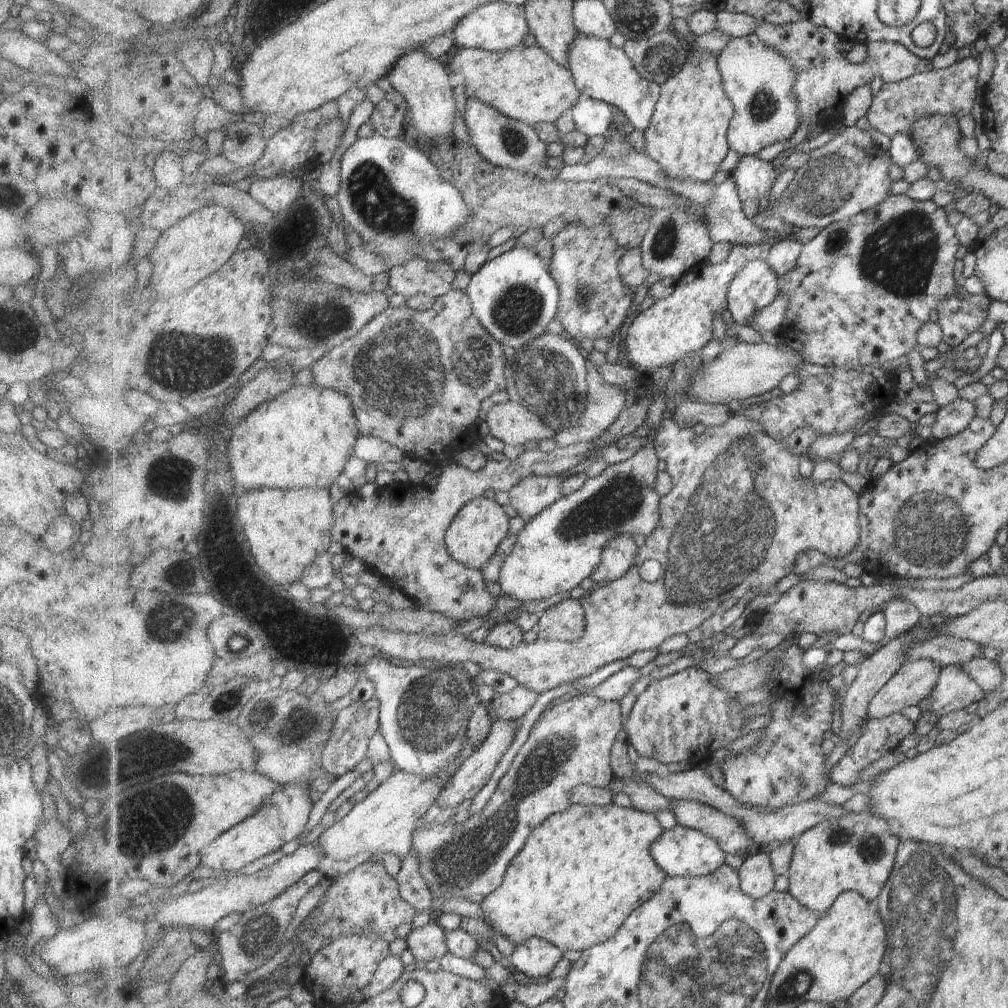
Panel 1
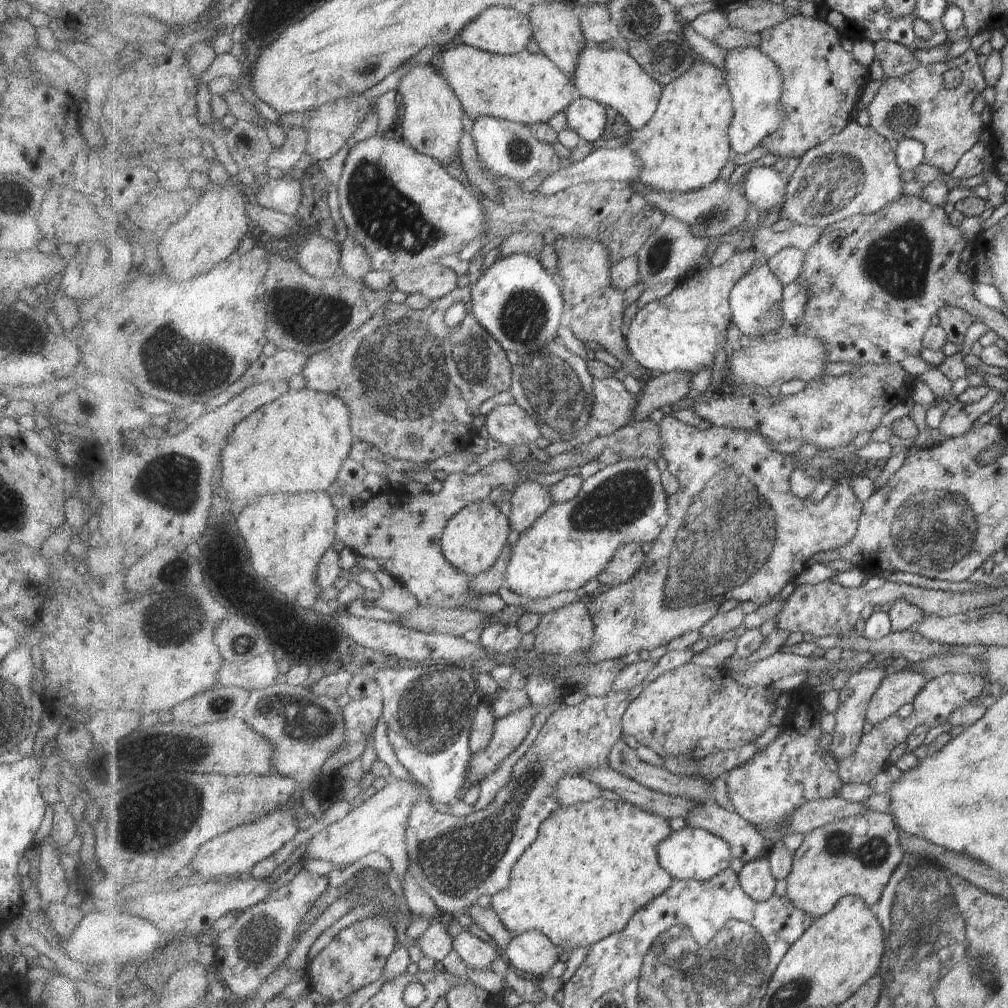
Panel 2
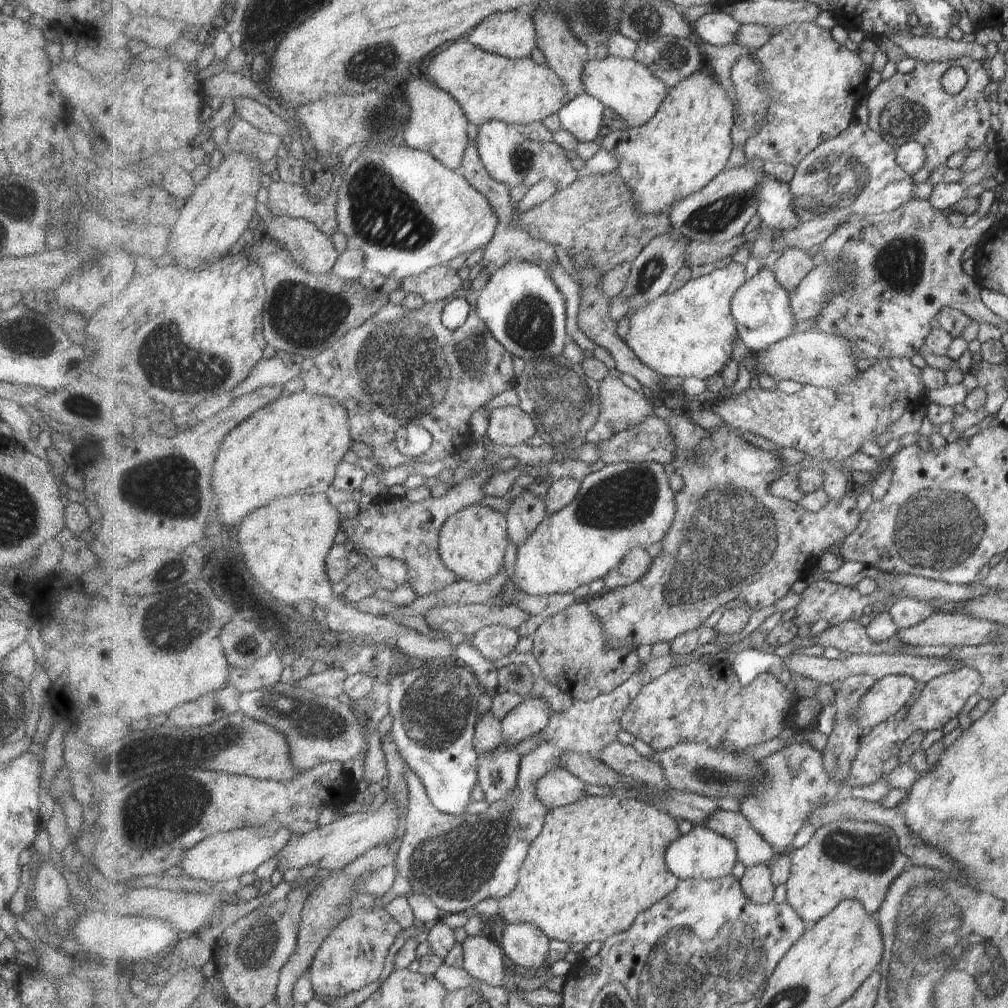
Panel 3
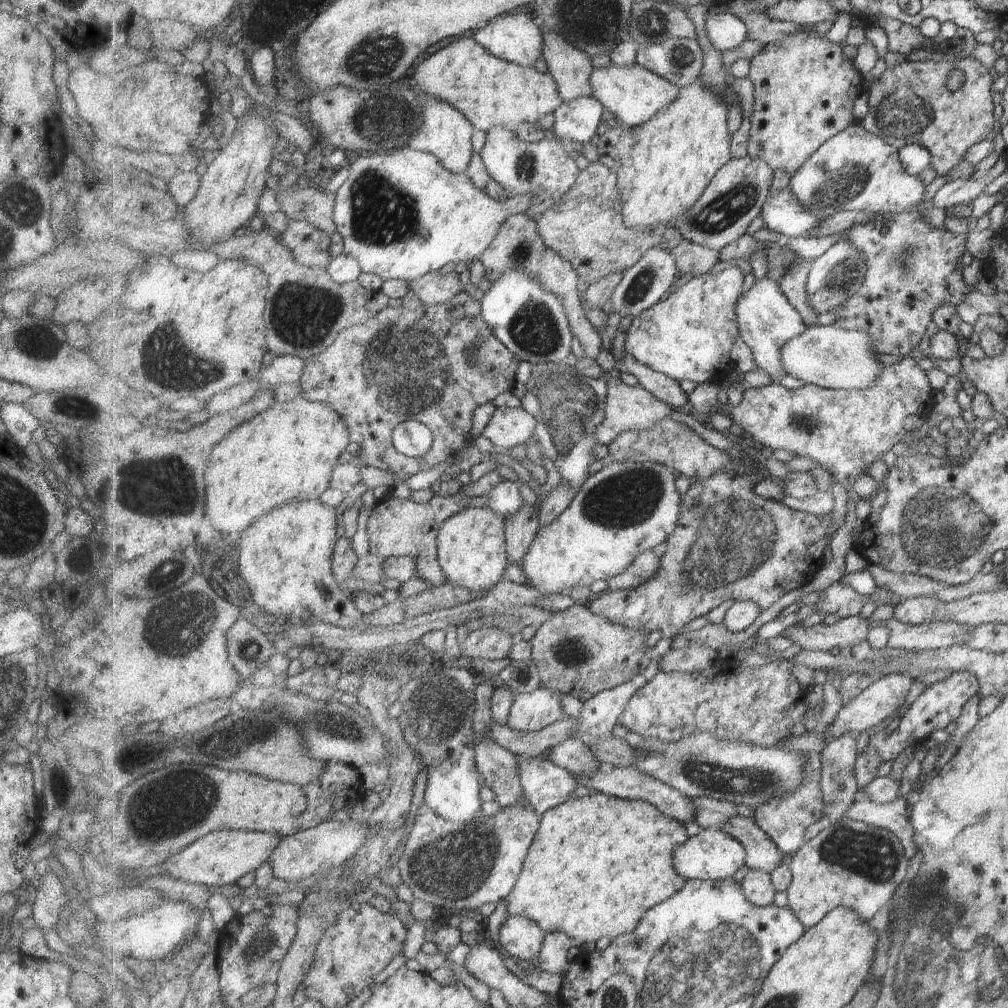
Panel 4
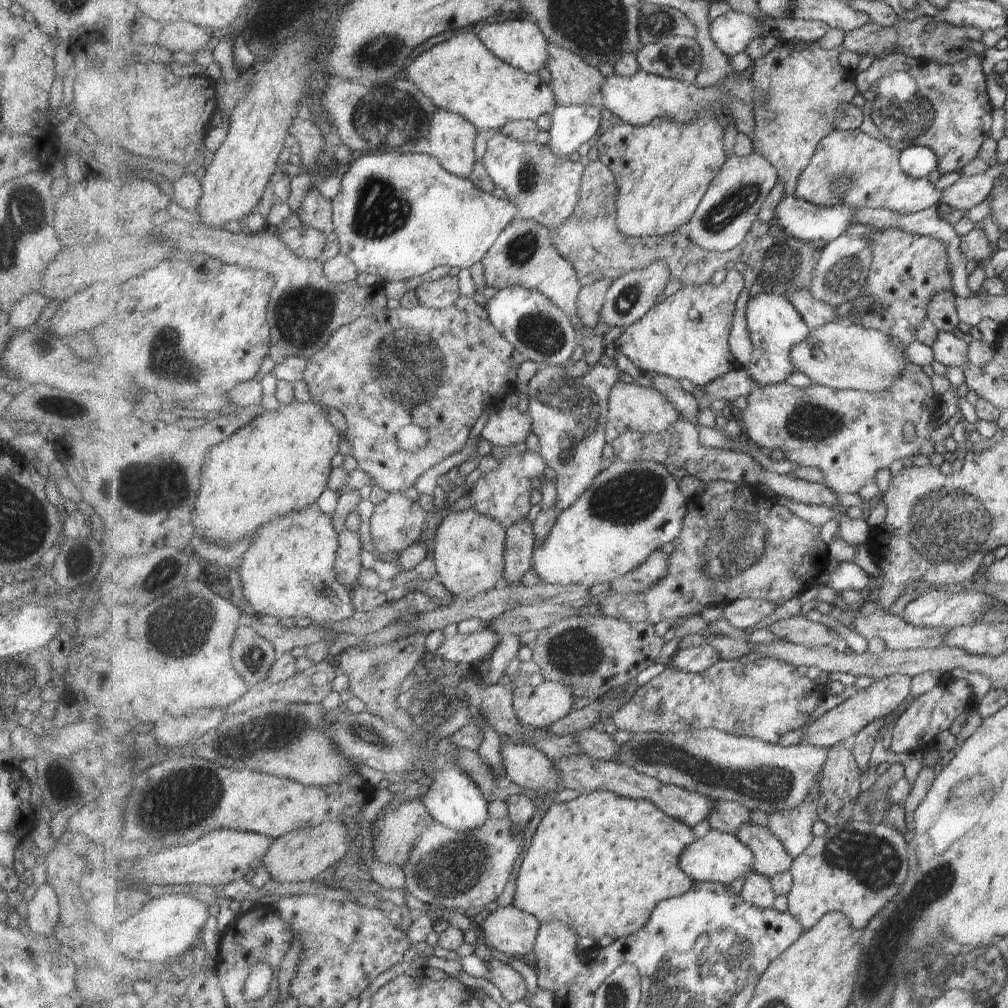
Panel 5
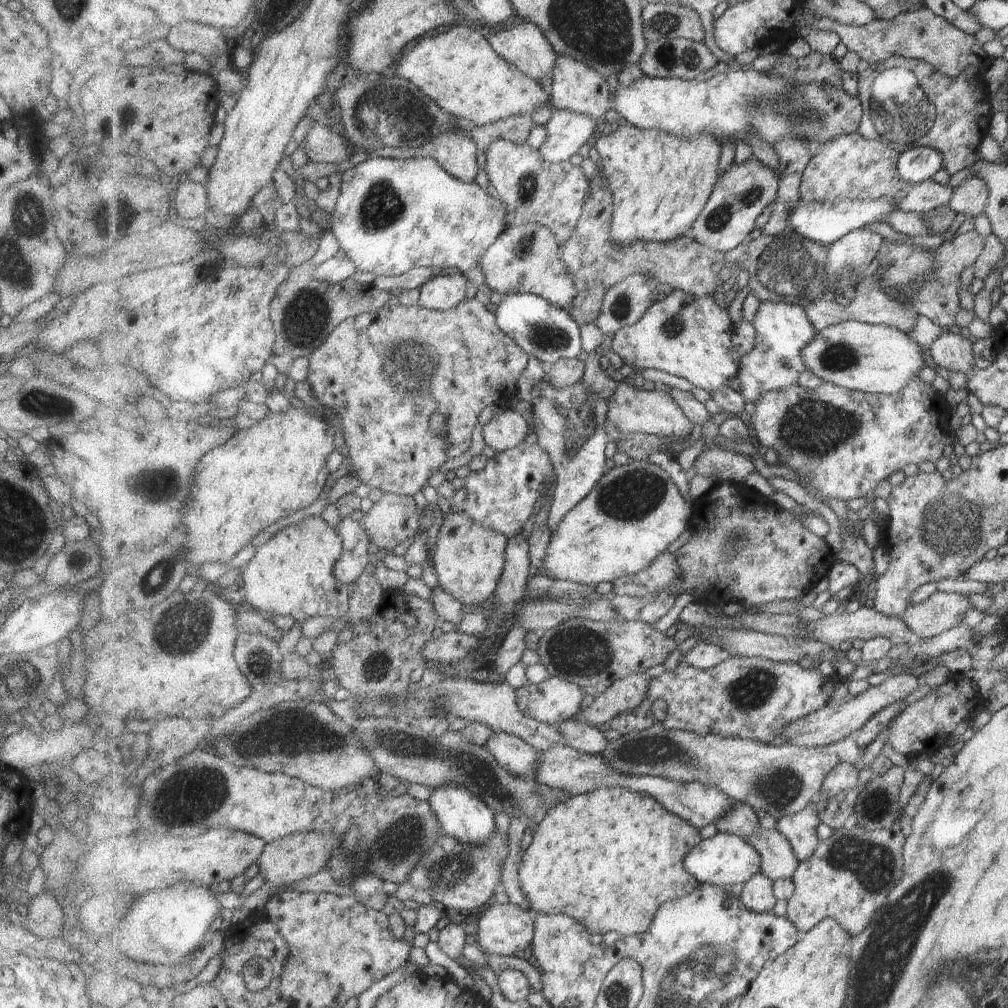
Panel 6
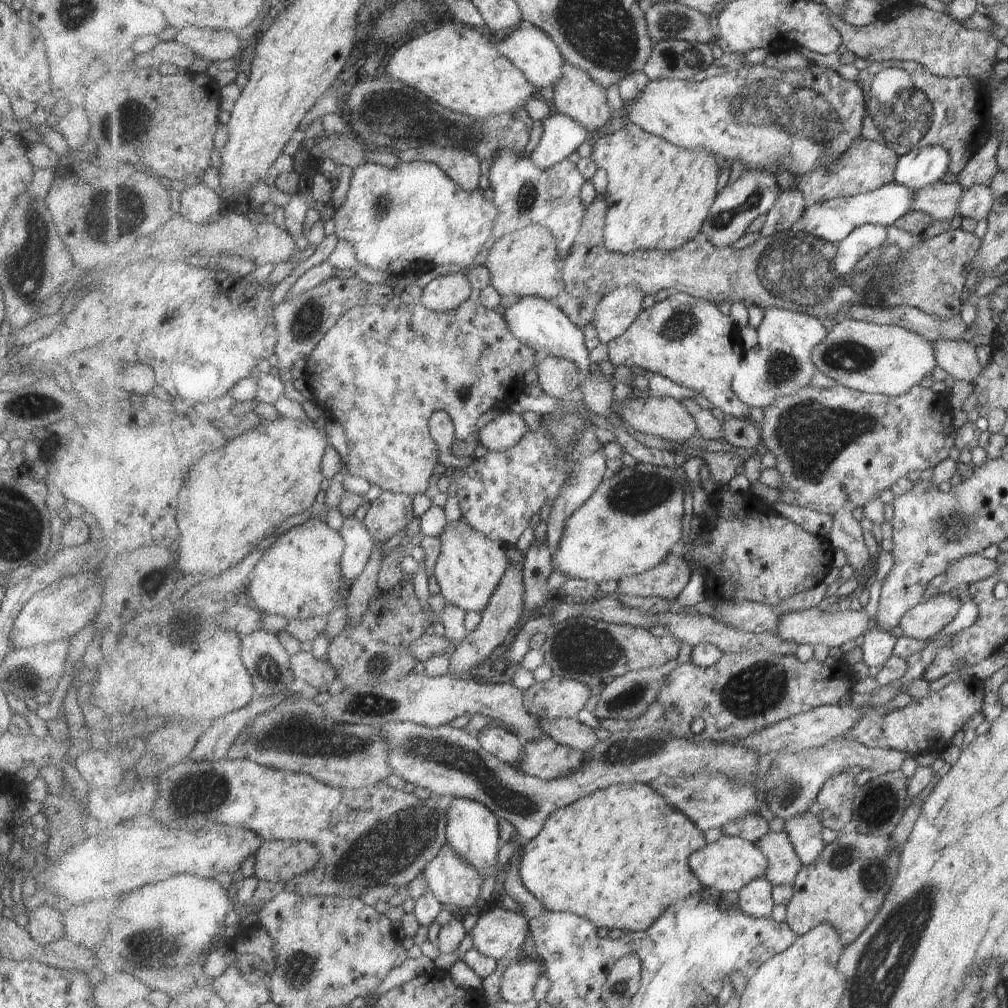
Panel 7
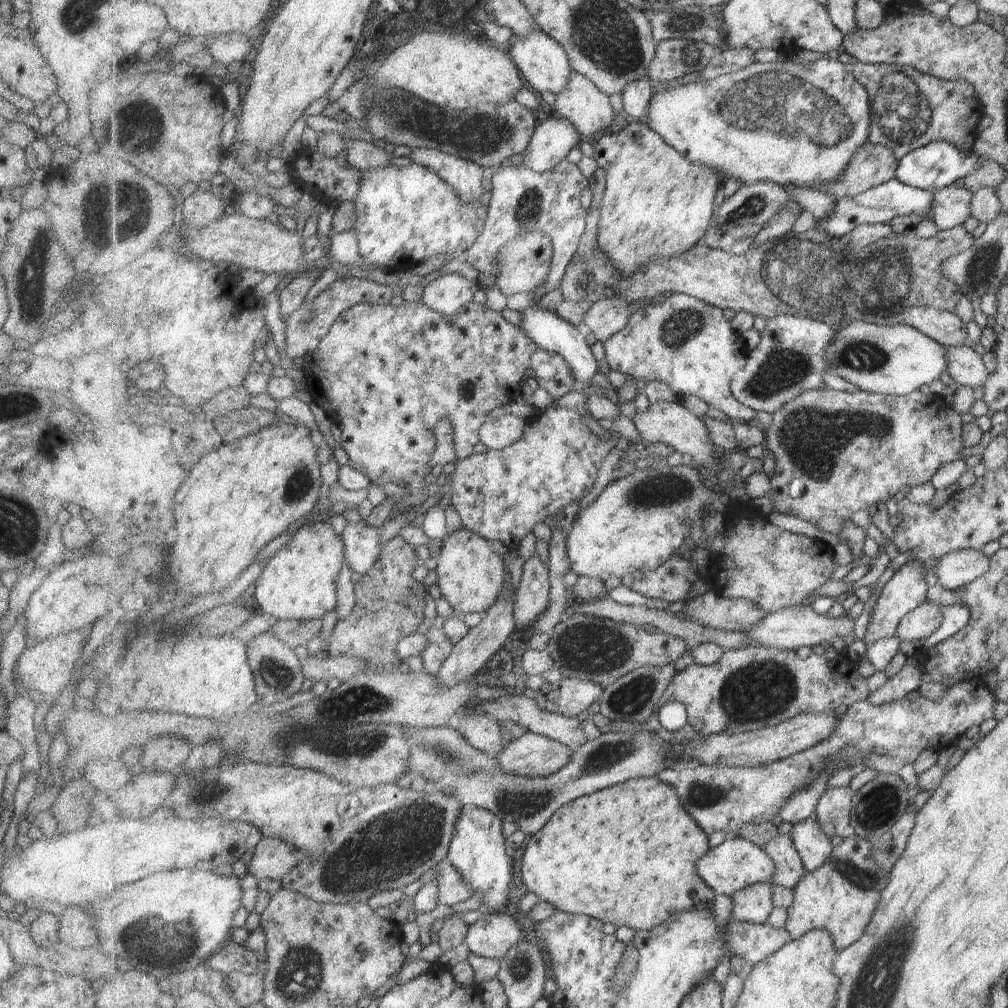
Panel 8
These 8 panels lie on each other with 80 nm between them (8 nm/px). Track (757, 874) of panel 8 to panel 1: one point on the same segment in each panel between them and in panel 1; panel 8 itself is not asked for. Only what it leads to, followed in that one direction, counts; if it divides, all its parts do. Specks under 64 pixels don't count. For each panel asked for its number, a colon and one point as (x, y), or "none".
1: (682, 852)
2: (689, 854)
3: (701, 853)
4: (712, 855)
5: (719, 857)
6: (723, 860)
7: (730, 864)

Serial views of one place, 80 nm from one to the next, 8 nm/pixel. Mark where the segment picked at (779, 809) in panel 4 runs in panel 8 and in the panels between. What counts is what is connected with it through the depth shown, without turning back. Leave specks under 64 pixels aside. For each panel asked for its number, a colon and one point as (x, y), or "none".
5: (794, 827)
6: (801, 828)
7: (805, 832)
8: (815, 848)

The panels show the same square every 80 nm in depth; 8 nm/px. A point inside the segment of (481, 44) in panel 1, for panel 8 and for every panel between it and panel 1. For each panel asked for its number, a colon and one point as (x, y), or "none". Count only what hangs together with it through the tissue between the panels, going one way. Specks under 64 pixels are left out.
2: (500, 30)
3: (512, 34)
4: (517, 38)
5: (521, 43)
6: (525, 45)
7: (529, 47)
8: (545, 64)

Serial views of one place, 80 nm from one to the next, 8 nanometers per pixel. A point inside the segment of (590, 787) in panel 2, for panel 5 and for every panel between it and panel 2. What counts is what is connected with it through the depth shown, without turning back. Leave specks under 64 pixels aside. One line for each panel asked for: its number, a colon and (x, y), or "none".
3: (559, 788)
4: (546, 785)
5: (526, 765)

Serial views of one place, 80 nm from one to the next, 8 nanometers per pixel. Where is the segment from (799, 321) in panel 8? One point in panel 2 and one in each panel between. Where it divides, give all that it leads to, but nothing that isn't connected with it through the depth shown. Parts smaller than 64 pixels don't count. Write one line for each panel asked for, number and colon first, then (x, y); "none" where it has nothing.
2: (756, 300)
3: (761, 307)
4: (767, 320)
5: (775, 325)
6: (783, 330)
7: (781, 364)

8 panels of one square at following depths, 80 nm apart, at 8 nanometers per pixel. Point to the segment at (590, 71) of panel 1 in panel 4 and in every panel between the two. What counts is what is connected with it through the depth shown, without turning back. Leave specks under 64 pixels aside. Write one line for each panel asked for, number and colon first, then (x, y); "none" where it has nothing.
2: (611, 77)
3: (626, 86)
4: (634, 94)

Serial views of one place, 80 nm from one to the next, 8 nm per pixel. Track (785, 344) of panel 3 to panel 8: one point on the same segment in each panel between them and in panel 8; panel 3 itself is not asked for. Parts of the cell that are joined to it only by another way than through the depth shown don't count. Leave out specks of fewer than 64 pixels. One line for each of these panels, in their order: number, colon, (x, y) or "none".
4: (833, 358)
5: (843, 355)
6: (863, 357)
7: (888, 360)
8: (896, 360)

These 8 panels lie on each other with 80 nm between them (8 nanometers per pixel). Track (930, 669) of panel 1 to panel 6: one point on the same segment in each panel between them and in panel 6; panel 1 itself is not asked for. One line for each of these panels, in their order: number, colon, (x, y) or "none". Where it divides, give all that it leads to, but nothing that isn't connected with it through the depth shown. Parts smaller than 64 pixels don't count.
2: (900, 686)
3: (882, 702)
4: (885, 696)
5: (837, 725)
6: (837, 721)

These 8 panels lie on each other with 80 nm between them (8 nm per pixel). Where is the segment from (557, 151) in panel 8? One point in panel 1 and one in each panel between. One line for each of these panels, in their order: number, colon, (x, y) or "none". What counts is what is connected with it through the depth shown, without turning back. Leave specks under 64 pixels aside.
1: (593, 117)
2: (587, 117)
3: (583, 117)
4: (578, 120)
5: (573, 125)
6: (567, 130)
7: (561, 136)

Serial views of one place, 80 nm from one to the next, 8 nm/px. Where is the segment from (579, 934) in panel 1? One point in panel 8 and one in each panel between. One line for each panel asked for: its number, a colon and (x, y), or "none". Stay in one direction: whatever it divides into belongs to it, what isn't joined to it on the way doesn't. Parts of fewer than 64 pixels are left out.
2: (594, 865)
3: (599, 863)
4: (598, 863)
5: (601, 863)
6: (609, 858)
7: (603, 858)
8: (628, 855)

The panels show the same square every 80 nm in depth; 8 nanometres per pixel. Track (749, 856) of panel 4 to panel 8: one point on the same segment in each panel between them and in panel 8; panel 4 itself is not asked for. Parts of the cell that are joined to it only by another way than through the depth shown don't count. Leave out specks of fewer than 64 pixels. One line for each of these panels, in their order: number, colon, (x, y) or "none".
5: (771, 858)
6: (779, 861)
7: (784, 863)
8: (791, 870)

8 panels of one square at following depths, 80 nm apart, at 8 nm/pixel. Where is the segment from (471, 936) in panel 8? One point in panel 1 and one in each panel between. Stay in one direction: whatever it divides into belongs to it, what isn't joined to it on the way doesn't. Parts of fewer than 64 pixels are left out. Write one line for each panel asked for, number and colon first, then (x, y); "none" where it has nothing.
1: (538, 958)
2: (532, 952)
3: (527, 945)
4: (521, 938)
5: (508, 931)
6: (507, 929)
7: (499, 932)

